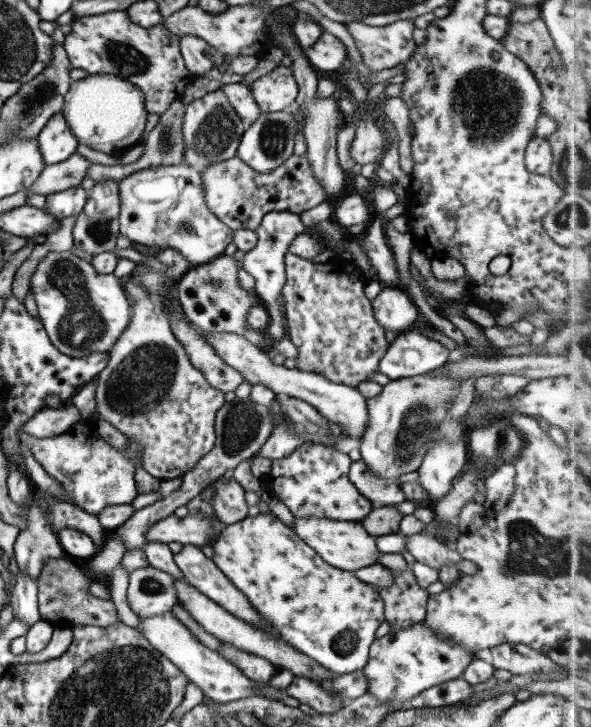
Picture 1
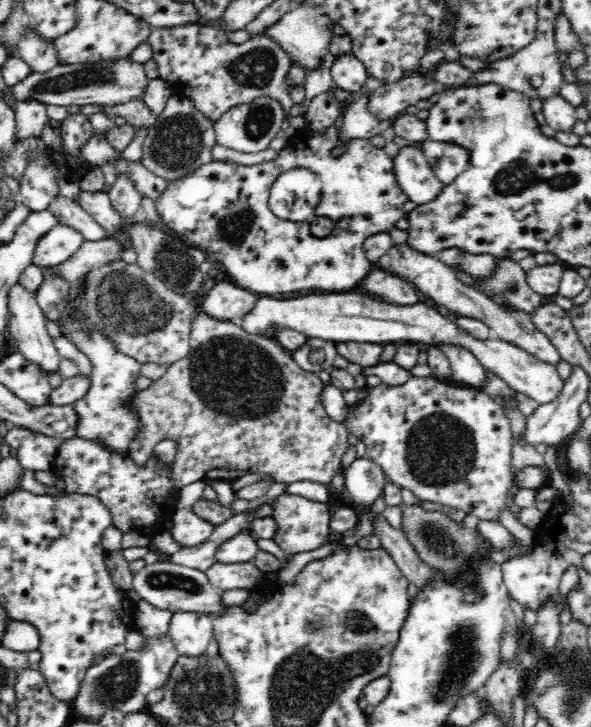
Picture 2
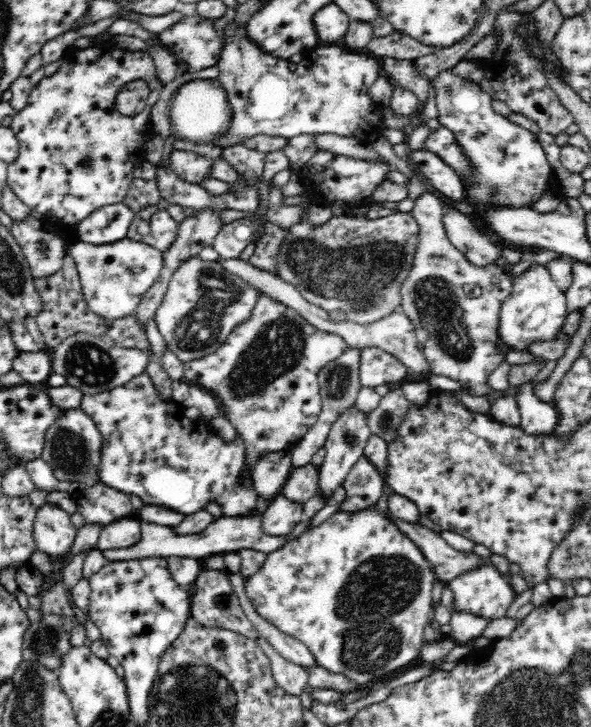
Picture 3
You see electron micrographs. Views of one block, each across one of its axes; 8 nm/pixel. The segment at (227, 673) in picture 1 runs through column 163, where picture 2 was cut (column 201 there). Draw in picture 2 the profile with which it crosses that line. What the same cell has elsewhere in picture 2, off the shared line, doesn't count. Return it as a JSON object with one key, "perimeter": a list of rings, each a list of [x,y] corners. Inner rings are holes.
{"perimeter":[[[173,613],[169,637],[181,656],[204,656],[213,637],[213,618],[206,613]]]}

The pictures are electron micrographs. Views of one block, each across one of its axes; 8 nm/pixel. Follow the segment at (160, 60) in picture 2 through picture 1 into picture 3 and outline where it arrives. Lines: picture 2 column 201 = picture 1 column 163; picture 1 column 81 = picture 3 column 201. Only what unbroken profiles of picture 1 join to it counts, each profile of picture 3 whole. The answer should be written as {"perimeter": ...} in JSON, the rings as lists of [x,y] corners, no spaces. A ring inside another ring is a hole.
{"perimeter":[[[184,16],[182,20],[174,22],[170,28],[158,34],[159,42],[174,57],[178,65],[186,65],[186,73],[198,73],[201,70],[217,66],[220,60],[222,46],[220,32],[216,30],[217,20],[203,16]]]}

